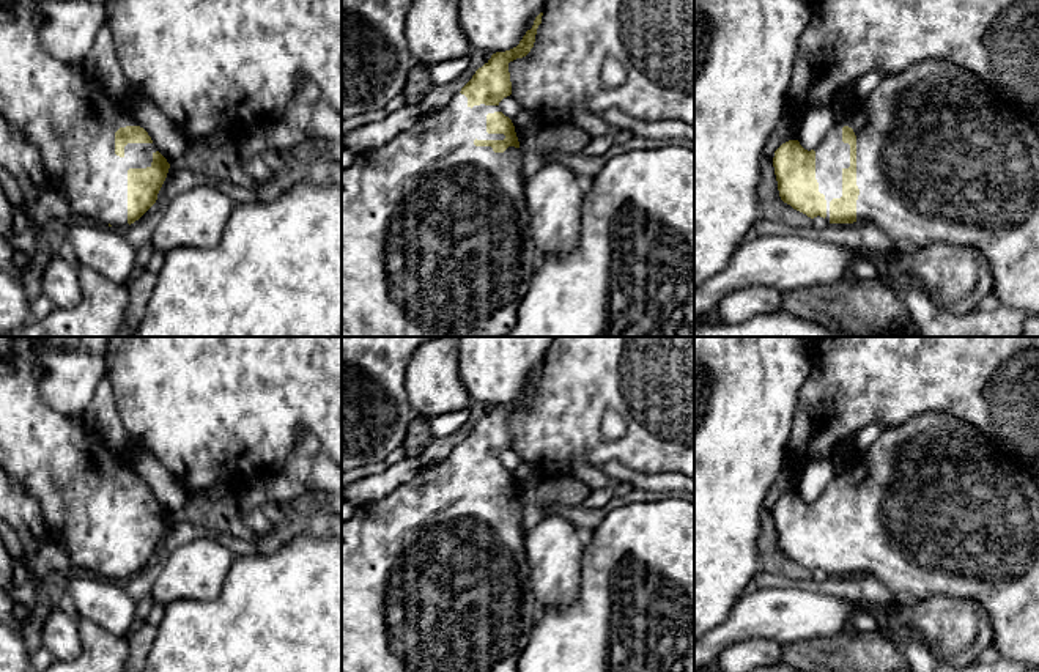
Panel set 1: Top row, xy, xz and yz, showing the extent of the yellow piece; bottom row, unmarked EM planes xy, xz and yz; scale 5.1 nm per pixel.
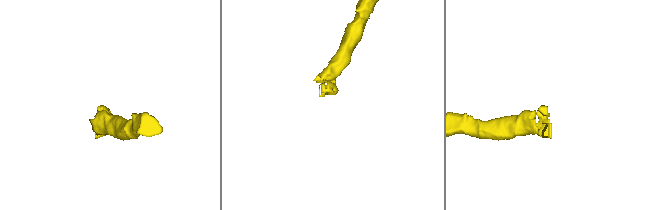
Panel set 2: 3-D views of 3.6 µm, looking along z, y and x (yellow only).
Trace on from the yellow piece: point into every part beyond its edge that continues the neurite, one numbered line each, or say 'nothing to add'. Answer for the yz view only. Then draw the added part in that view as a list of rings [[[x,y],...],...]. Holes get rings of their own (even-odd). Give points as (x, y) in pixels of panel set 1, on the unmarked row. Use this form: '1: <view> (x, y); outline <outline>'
1: yz (942, 510); outline [[[932,411],[915,415],[899,426],[883,428],[869,449],[852,453],[849,467],[842,474],[834,475],[823,494],[814,502],[815,532],[819,545],[826,552],[826,574],[830,574],[830,554],[842,549],[842,522],[850,519],[850,497],[842,494],[844,478],[852,480],[856,488],[856,538],[860,541],[856,574],[874,574],[893,595],[910,593],[919,600],[951,596],[974,601],[990,617],[993,631],[992,648],[1004,659],[1020,663],[1028,669],[1039,669],[1039,485],[998,444],[965,420]]]

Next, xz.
1: xz (433, 579); outline [[[460,444],[439,464],[422,467],[408,483],[375,502],[356,507],[348,521],[342,521],[342,672],[516,672],[537,622],[540,607],[532,590],[531,563],[526,556],[521,500],[508,499],[494,505],[491,499],[475,499],[474,493],[504,493],[504,486],[486,485],[486,467],[501,464],[499,458],[468,458]]]

